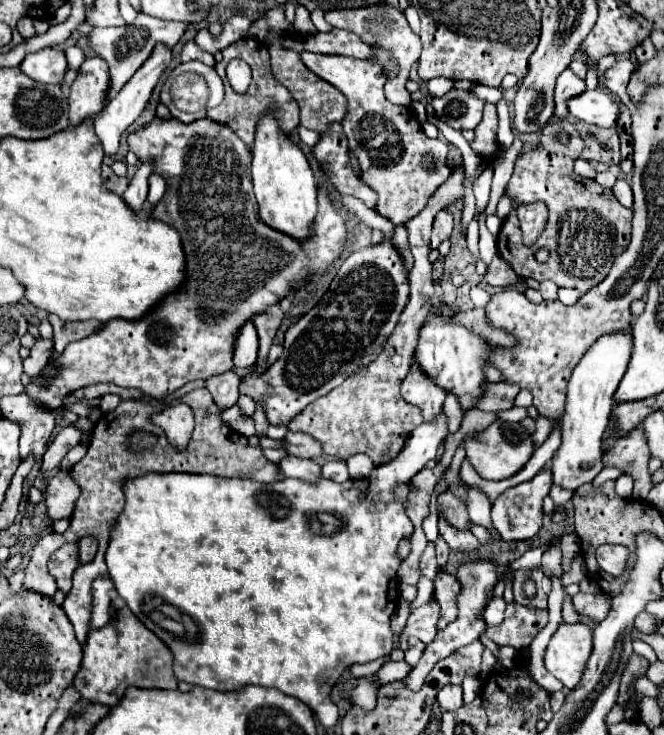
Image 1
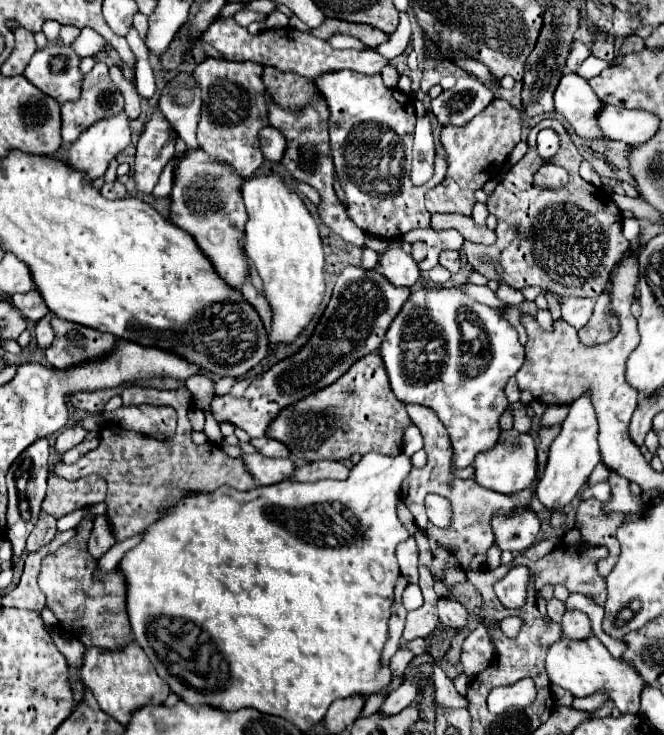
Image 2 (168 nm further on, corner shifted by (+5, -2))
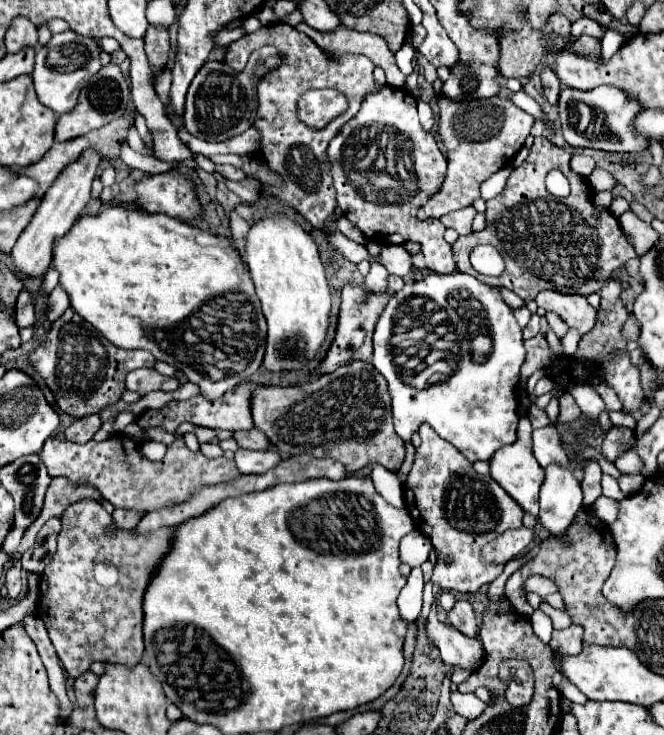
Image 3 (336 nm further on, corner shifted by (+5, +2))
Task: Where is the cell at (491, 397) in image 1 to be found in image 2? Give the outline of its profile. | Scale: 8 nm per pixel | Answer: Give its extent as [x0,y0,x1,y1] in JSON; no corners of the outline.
[513,402,533,432]

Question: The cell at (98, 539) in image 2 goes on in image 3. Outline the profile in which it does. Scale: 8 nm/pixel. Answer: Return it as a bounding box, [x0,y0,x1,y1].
[113,508,141,530]

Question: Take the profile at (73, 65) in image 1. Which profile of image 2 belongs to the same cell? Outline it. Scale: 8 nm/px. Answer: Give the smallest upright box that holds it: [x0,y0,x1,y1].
[71,28,107,58]

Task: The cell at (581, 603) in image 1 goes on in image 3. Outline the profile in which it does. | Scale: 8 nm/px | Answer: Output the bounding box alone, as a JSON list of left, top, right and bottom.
[549,624,583,656]

